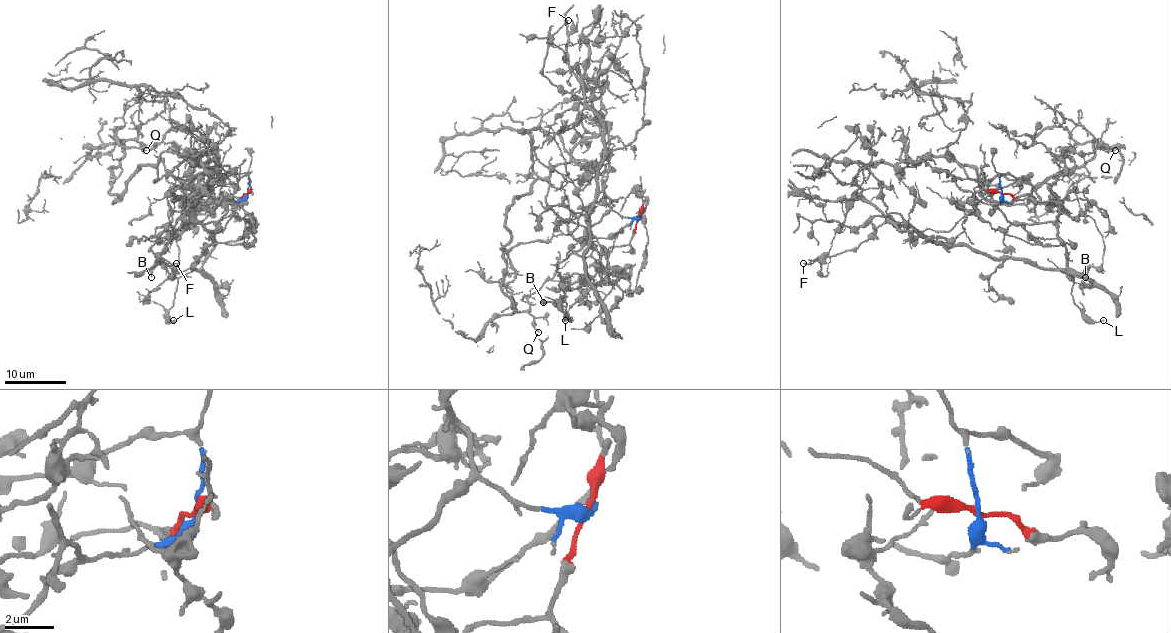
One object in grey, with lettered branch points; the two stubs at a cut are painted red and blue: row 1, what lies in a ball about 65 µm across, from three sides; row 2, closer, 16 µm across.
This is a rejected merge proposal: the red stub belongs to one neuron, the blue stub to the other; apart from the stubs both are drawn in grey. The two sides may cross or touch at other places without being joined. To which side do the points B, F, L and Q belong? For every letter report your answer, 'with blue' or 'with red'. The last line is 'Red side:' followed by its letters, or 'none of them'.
B: with blue
F: with blue
L: with blue
Q: with red
Red side: Q

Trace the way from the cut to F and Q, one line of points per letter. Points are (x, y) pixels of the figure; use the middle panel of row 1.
F: (639, 219), (608, 211), (588, 231), (606, 272), (591, 283), (603, 125), (543, 74), (548, 40), (568, 20)
Q: (639, 219), (626, 245), (597, 243), (582, 257), (546, 202), (550, 183), (511, 203), (502, 291), (539, 332)

